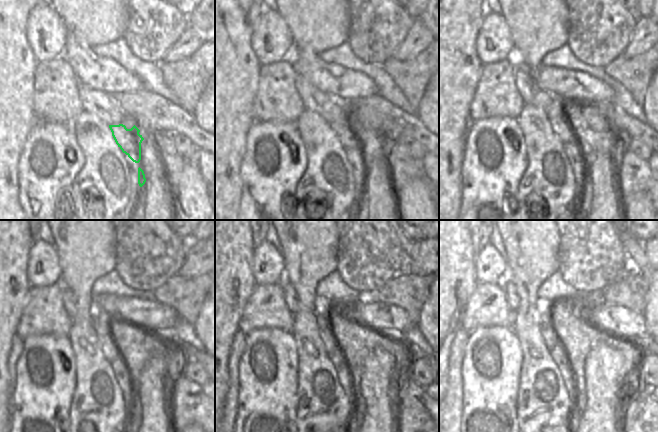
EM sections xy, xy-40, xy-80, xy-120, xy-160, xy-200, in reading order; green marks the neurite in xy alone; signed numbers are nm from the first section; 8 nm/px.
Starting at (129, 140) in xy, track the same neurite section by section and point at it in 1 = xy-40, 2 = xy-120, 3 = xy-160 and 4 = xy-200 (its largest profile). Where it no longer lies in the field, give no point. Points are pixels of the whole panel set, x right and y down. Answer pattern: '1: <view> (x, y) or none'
1: xy-40 (348, 137)
2: xy-120 (107, 344)
3: xy-160 (324, 331)
4: xy-200 (546, 330)

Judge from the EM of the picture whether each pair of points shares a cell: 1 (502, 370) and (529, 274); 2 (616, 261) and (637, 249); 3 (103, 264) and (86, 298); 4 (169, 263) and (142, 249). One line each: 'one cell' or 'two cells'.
1: two cells
2: two cells
3: one cell
4: one cell

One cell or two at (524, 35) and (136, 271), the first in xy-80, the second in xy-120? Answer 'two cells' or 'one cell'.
two cells

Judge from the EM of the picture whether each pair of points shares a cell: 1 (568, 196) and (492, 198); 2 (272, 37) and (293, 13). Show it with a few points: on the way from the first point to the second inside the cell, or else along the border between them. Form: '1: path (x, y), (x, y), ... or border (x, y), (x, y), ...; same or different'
1: border (523, 175), (516, 196), (516, 206), (518, 209); different
2: border (276, 10), (285, 22), (294, 44); different

